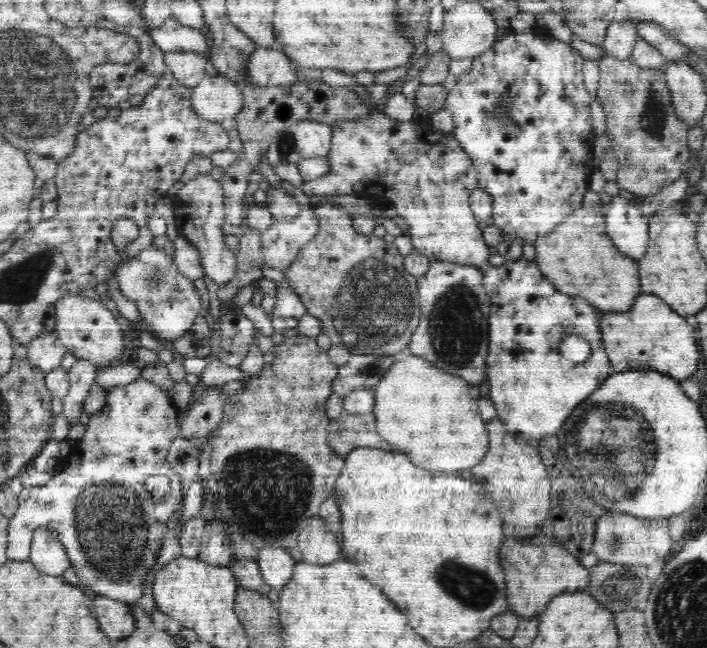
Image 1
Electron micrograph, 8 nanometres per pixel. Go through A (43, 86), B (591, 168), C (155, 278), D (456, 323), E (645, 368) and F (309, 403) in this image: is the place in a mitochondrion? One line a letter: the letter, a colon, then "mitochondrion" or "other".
A: mitochondrion
B: other
C: mitochondrion
D: mitochondrion
E: other
F: other

